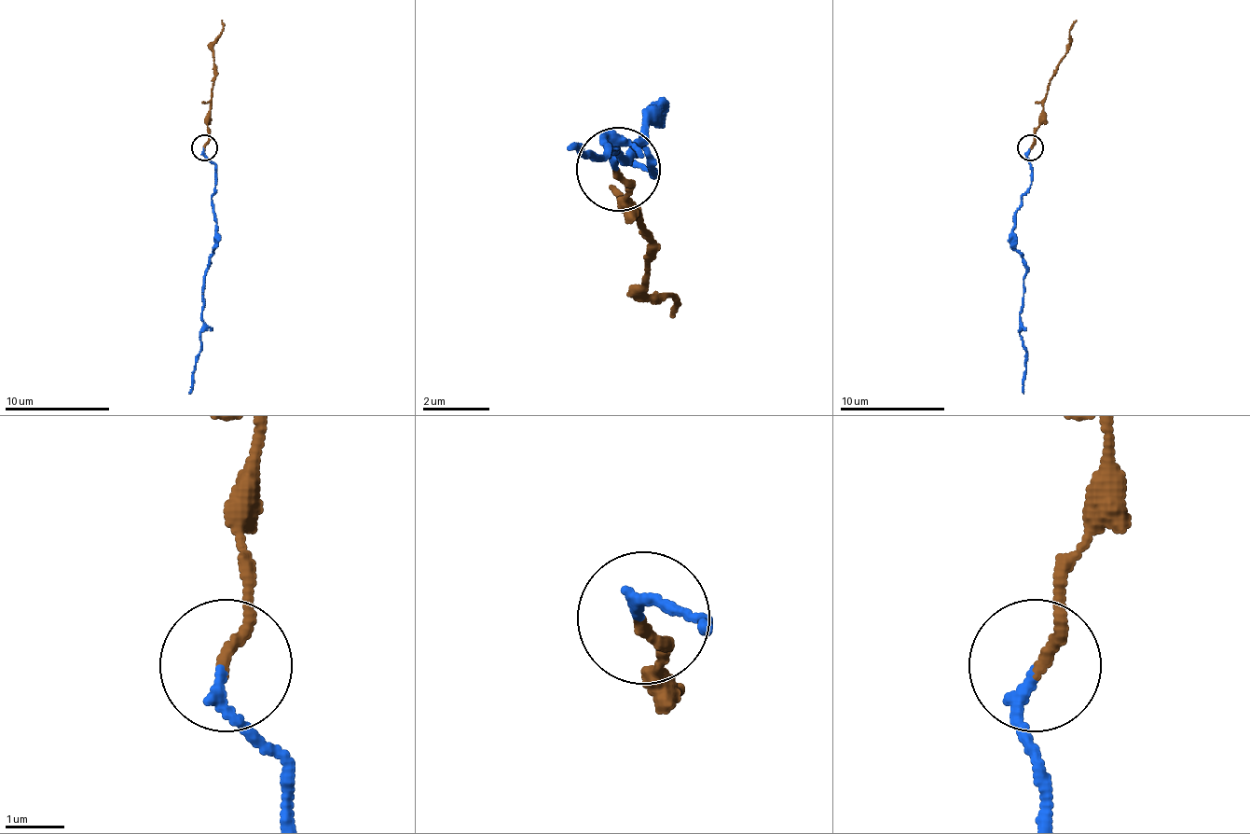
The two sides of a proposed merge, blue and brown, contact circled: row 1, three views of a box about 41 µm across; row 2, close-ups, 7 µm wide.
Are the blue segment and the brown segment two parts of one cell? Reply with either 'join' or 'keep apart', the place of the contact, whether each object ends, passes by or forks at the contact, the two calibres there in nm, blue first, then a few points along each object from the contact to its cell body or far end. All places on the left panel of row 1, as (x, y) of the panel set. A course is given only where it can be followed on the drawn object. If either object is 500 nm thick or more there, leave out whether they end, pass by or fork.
join; at (204, 147); blue ends there; brown ends there; 180 nm thick on the blue side, 190 nm on the other; blue runs (205, 148), (215, 167), (211, 198), (215, 248), (205, 269), (199, 355), (189, 393); brown runs (205, 148), (213, 82), (213, 53), (224, 24), (221, 20)

